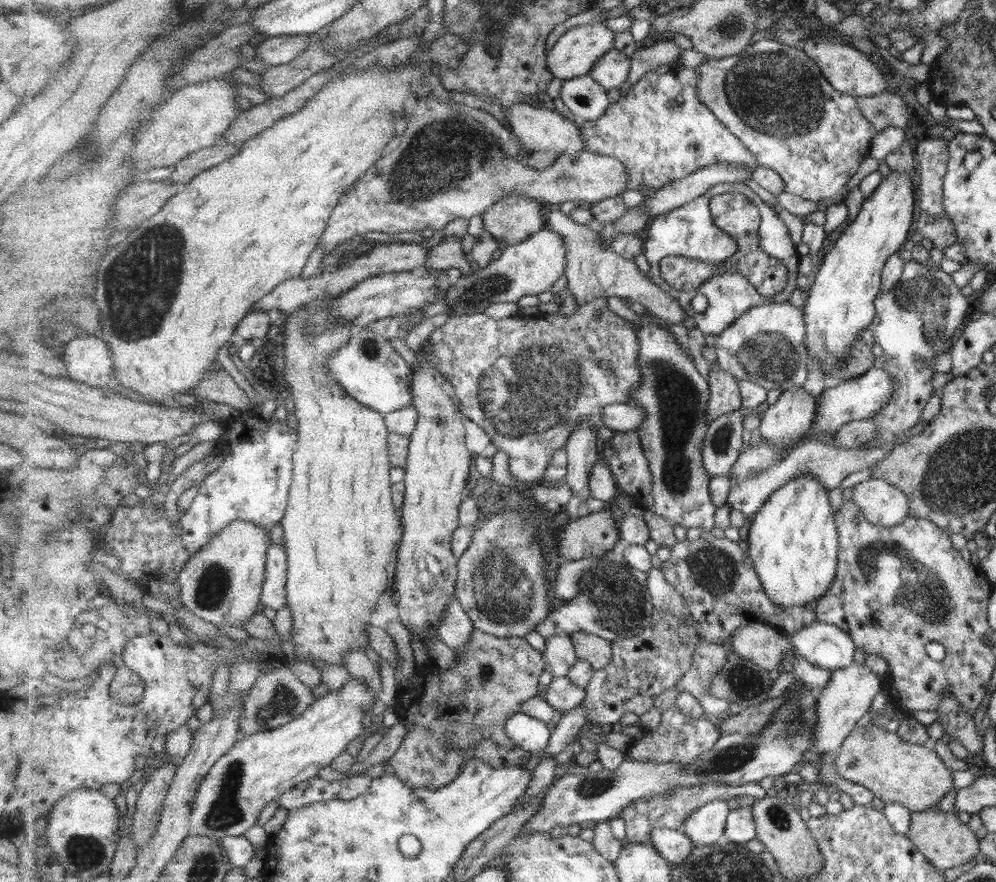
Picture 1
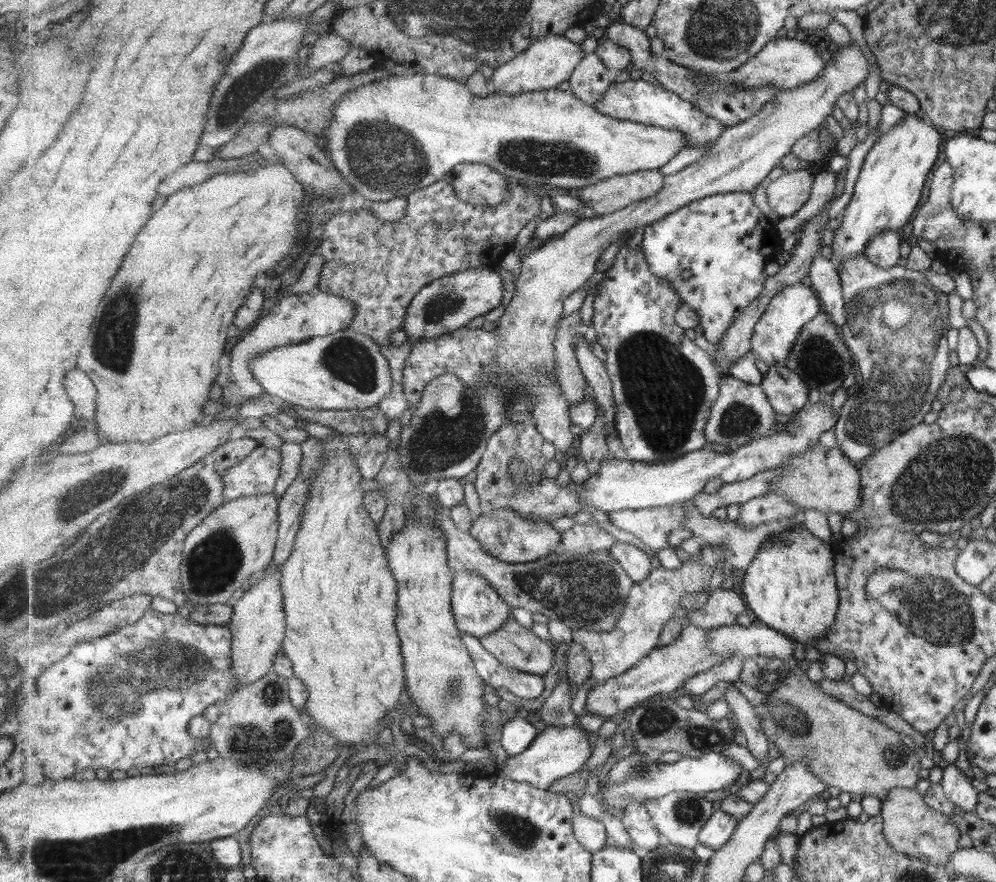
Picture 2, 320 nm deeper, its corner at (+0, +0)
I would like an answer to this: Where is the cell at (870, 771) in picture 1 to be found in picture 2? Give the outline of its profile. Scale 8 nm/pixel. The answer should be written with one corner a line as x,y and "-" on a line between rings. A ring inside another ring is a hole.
797,670
785,671
784,681
777,684
776,689
768,694
766,703
756,708
763,732
778,747
786,762
795,762
804,758
810,764
810,771
827,787
835,786
841,792
873,796
879,801
885,800
890,788
913,789
919,770
919,758
915,756
904,742
902,735
874,717
867,716
850,705
824,693
817,682

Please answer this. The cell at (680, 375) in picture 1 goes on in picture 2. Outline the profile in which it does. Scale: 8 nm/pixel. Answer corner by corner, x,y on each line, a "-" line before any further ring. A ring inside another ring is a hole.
630,237
620,244
614,264
605,271
602,288
593,302
593,324
597,341
607,354
604,363
614,386
617,403
616,430
628,458
648,463
666,463
701,450
709,443
706,426
719,398
723,376
715,354
701,350
685,336
685,329
675,322
675,314
683,305
676,288
652,271
642,244
638,249
627,246

